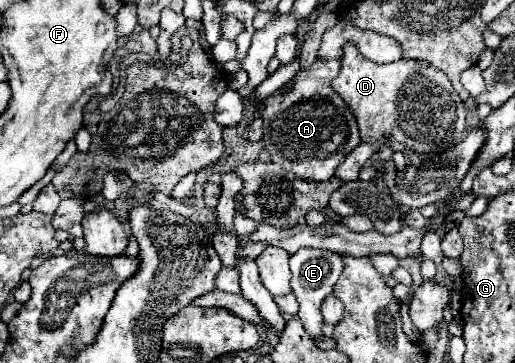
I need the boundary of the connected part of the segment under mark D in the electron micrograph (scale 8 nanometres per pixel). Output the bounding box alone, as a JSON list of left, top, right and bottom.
[333,44,465,154]

